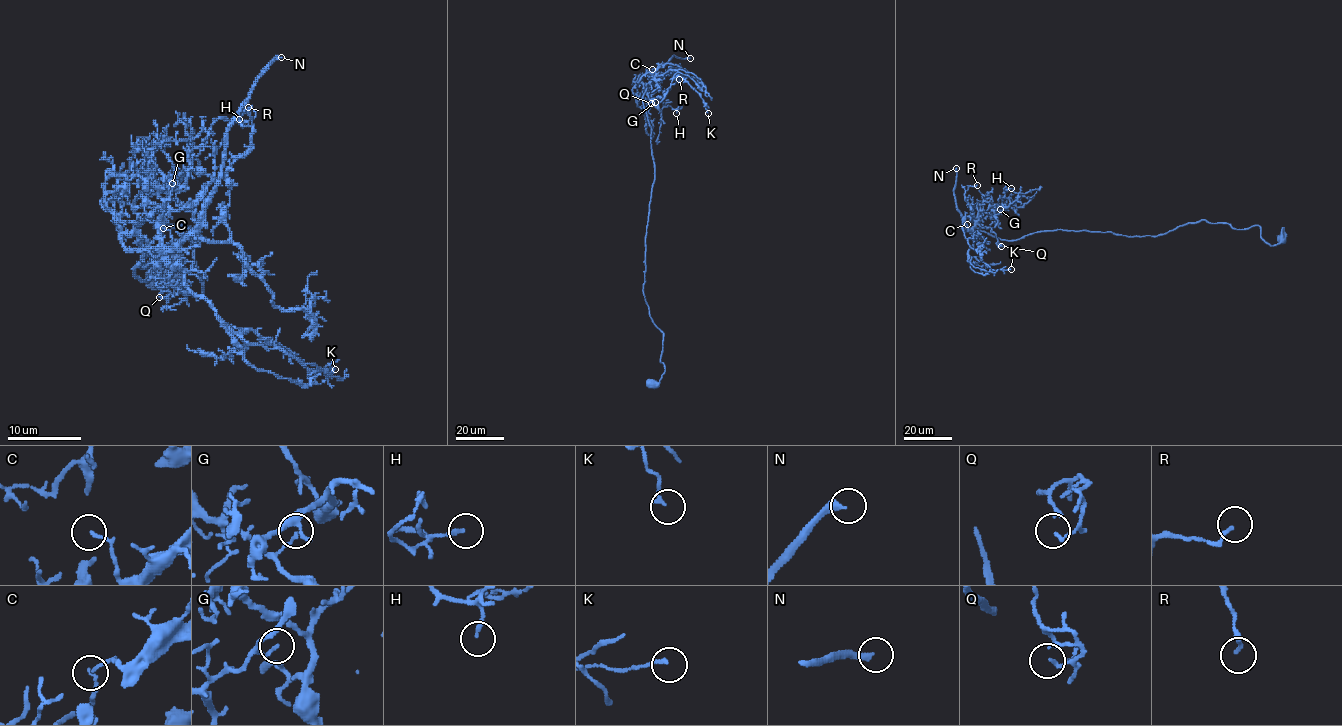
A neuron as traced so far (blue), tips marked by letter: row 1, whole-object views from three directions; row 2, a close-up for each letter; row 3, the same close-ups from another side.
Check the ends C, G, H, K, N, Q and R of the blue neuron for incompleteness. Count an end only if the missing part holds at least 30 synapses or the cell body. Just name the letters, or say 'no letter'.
N

